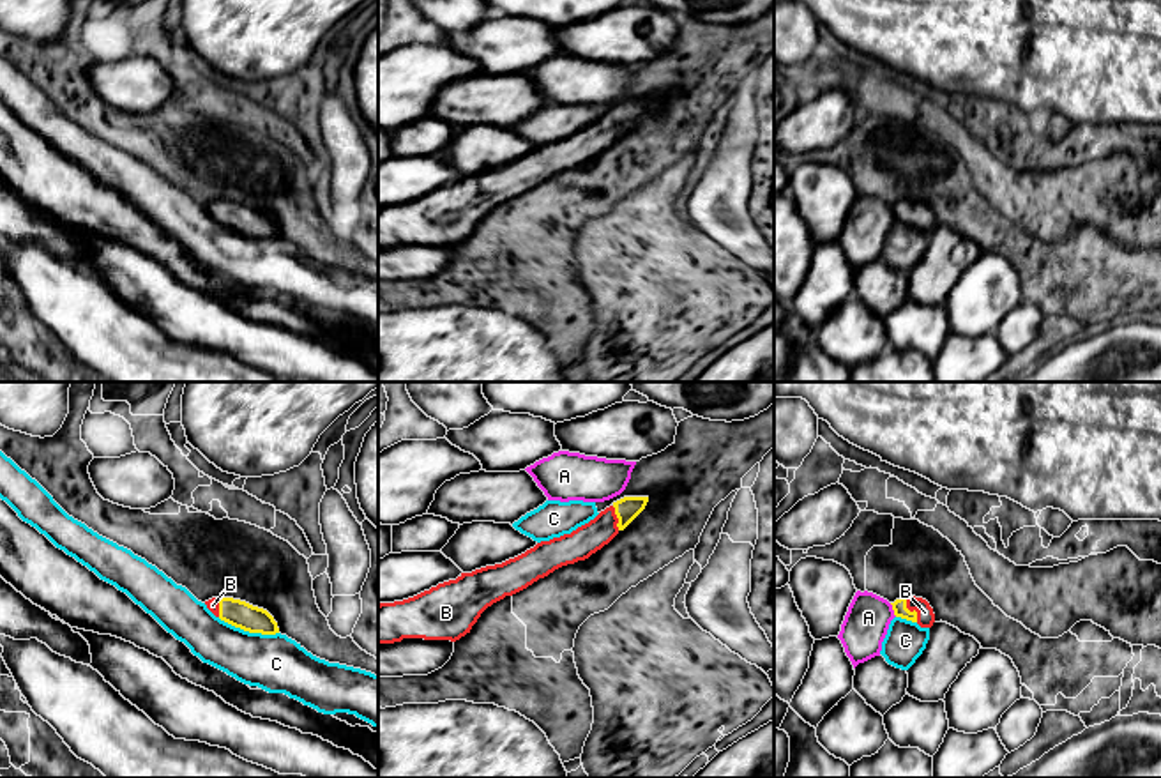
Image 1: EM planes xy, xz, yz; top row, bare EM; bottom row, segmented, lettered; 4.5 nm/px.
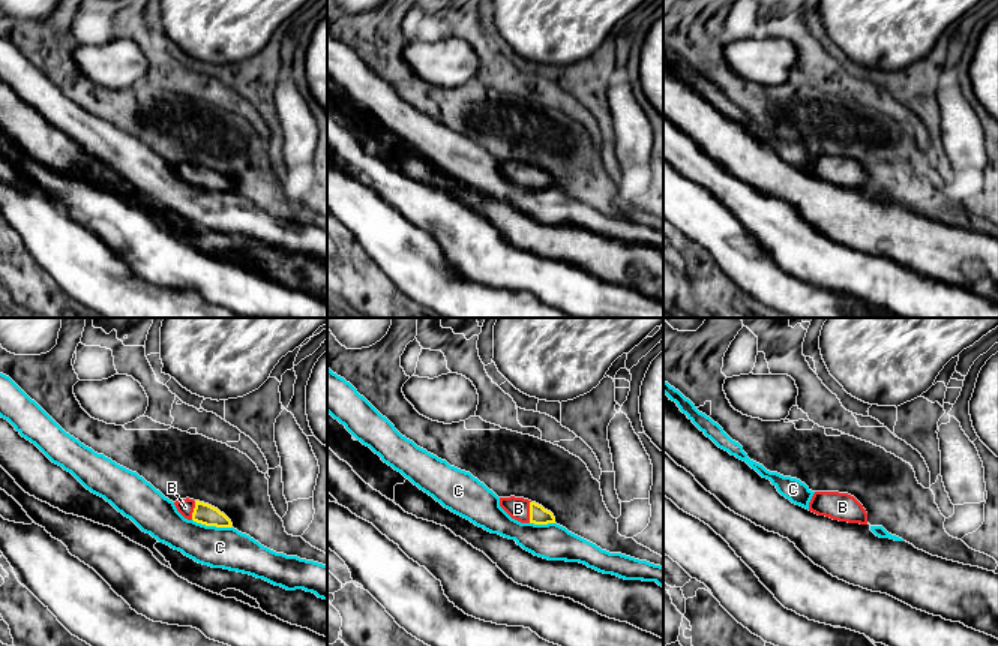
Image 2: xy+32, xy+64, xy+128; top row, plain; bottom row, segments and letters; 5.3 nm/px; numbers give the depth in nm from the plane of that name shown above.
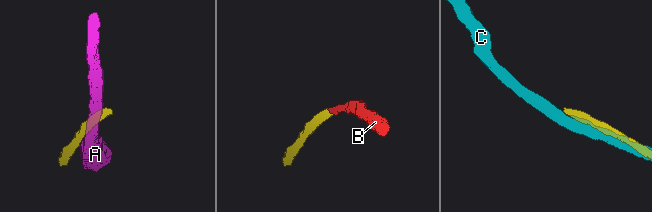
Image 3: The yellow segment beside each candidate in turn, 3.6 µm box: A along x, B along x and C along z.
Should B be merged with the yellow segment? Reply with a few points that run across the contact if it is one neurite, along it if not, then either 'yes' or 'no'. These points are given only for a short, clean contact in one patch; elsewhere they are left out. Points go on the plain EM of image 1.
line yz (900, 213), (914, 214), (925, 216); yes

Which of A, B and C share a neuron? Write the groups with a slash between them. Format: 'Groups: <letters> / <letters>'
Groups: A / B / C

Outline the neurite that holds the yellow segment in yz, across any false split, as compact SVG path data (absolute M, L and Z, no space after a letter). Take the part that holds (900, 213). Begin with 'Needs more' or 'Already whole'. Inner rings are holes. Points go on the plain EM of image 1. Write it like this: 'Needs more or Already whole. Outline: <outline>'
Needs more. Outline: M899 202L891 209L896 221L917 226L921 232L931 232L935 226L933 212L922 202Z

